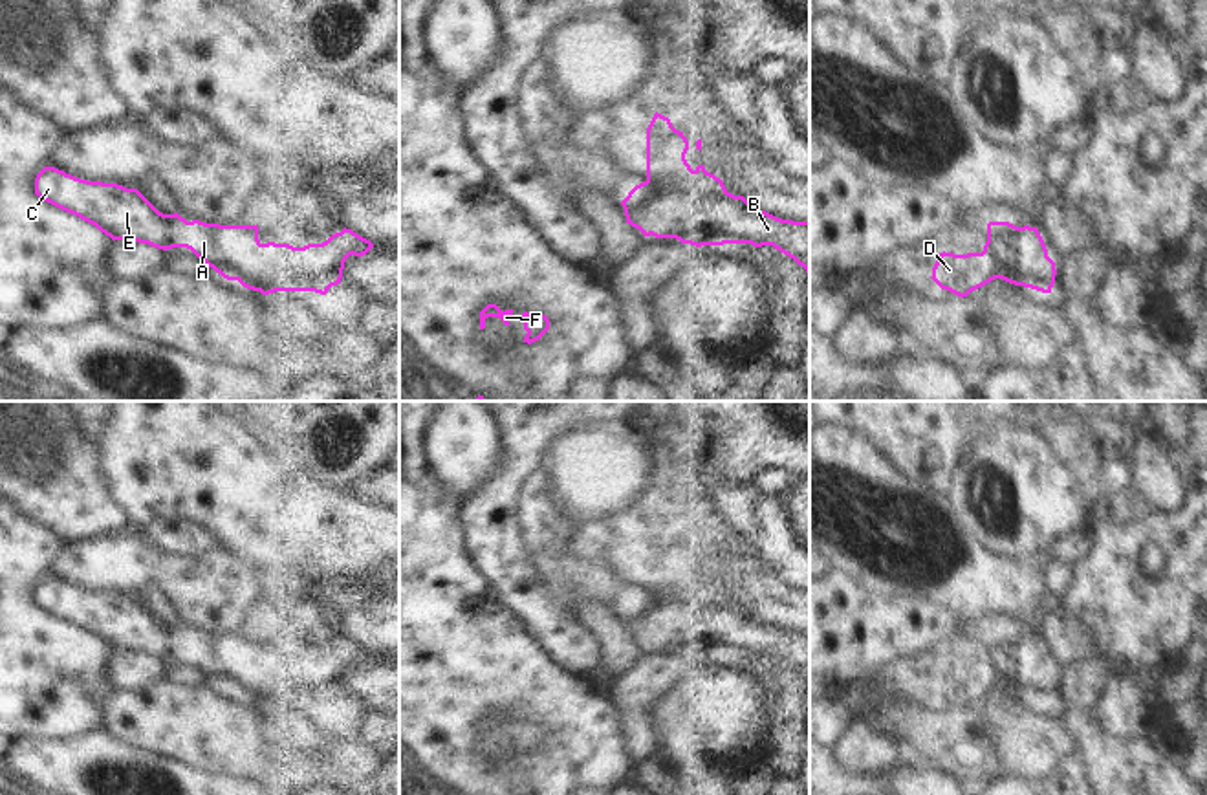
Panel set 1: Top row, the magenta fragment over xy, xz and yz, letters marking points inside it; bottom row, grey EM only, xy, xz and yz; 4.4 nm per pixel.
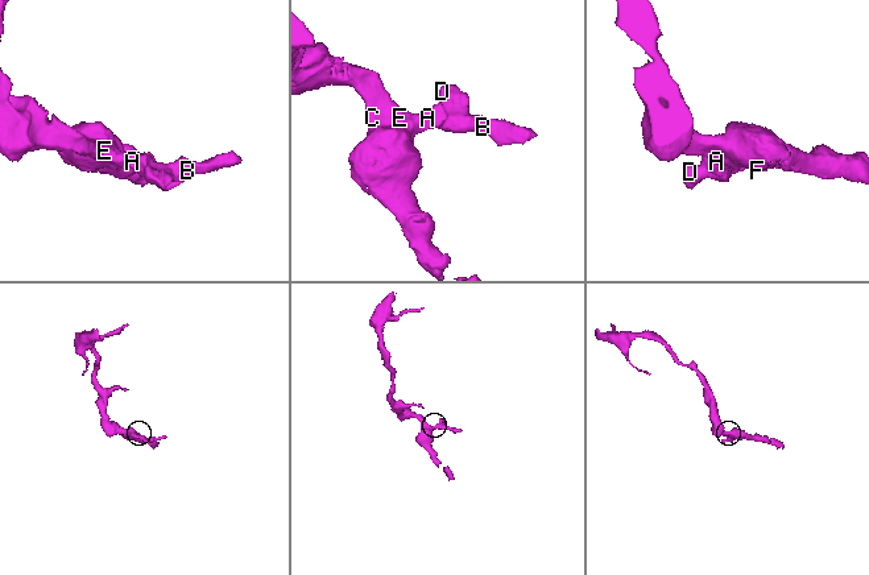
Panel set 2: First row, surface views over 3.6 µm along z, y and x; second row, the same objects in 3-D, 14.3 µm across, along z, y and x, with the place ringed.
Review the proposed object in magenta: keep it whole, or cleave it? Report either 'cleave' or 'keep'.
keep

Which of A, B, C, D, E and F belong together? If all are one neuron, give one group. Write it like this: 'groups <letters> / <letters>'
groups A B C D E F

